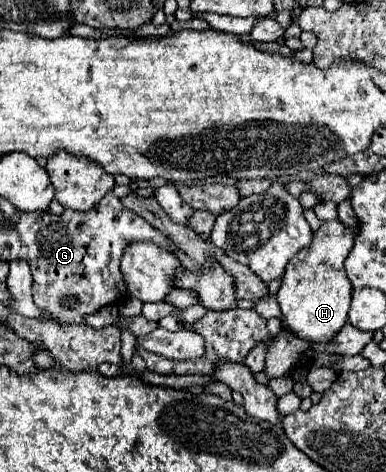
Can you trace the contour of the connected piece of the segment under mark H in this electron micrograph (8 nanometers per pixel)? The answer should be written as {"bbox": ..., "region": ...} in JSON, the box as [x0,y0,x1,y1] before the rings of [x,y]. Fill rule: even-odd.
{"bbox":[275,221,353,341],"region":[[[321,221],[321,227],[313,233],[311,245],[287,263],[283,285],[275,297],[283,311],[283,323],[293,335],[305,341],[329,341],[347,323],[353,287],[343,261],[353,247],[353,239],[353,231],[341,221]]]}

